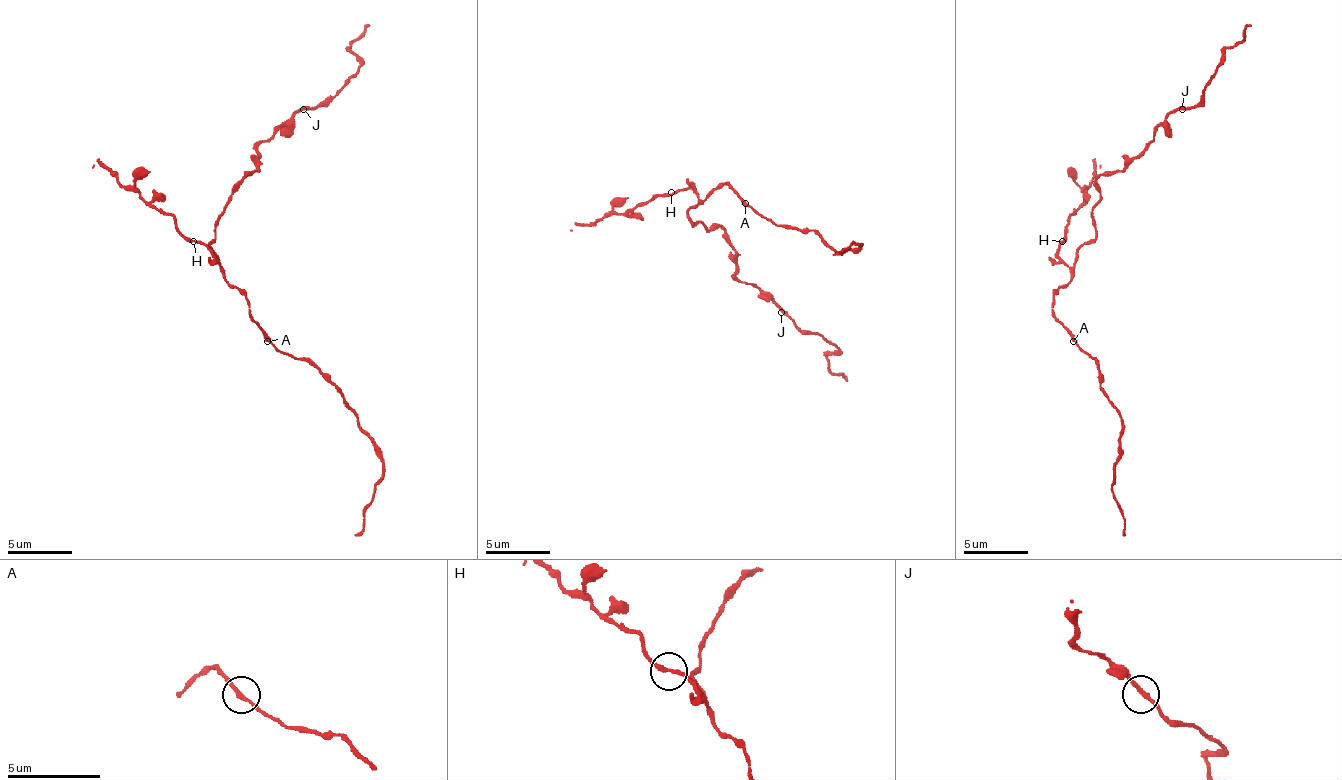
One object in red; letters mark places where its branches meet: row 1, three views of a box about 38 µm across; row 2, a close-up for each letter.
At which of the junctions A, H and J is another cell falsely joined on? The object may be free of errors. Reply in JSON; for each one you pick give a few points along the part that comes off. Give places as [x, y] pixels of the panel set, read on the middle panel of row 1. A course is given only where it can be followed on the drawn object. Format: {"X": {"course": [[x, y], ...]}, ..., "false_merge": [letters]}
{"false_merge": []}

